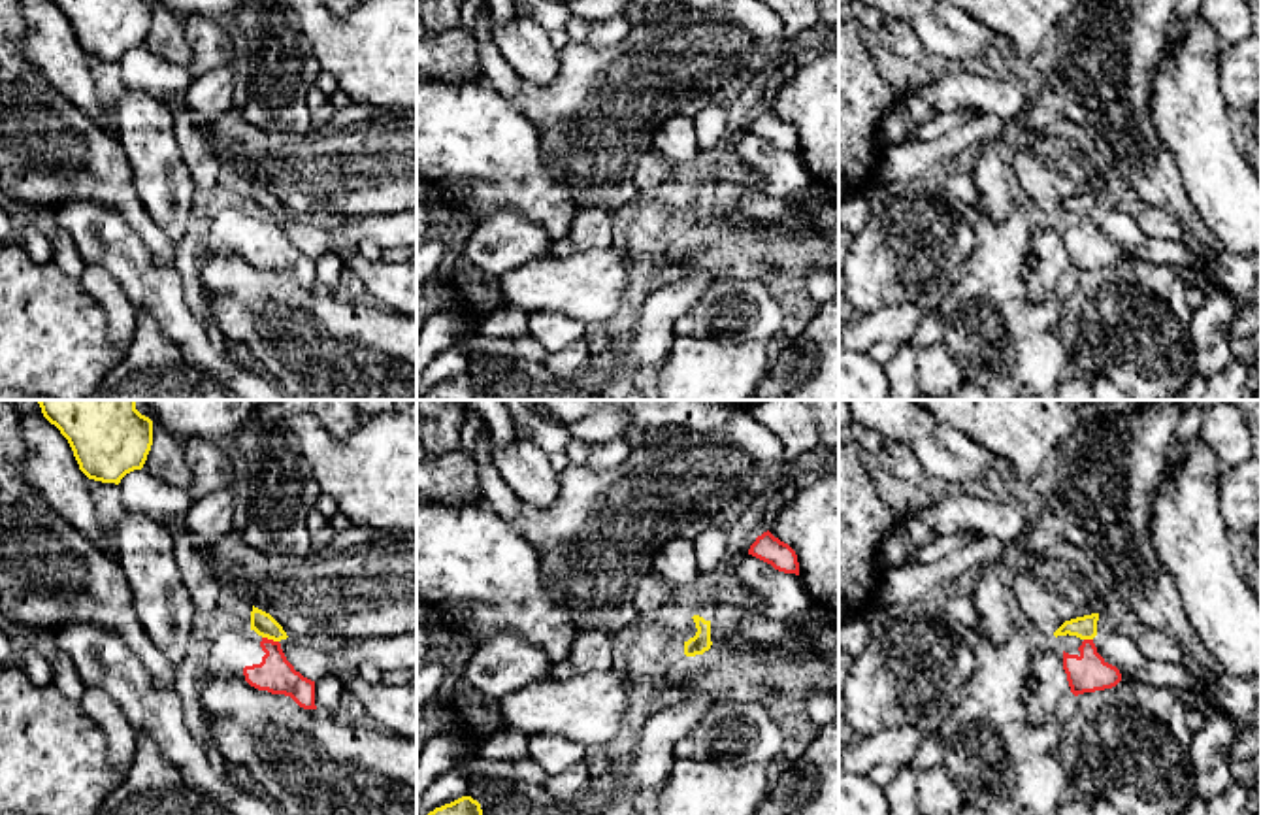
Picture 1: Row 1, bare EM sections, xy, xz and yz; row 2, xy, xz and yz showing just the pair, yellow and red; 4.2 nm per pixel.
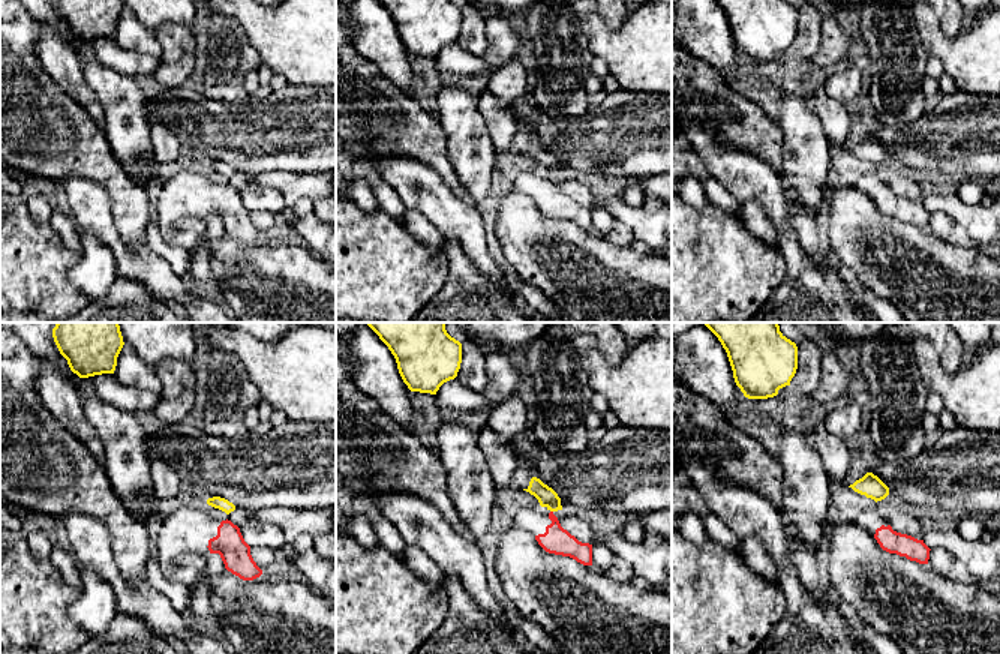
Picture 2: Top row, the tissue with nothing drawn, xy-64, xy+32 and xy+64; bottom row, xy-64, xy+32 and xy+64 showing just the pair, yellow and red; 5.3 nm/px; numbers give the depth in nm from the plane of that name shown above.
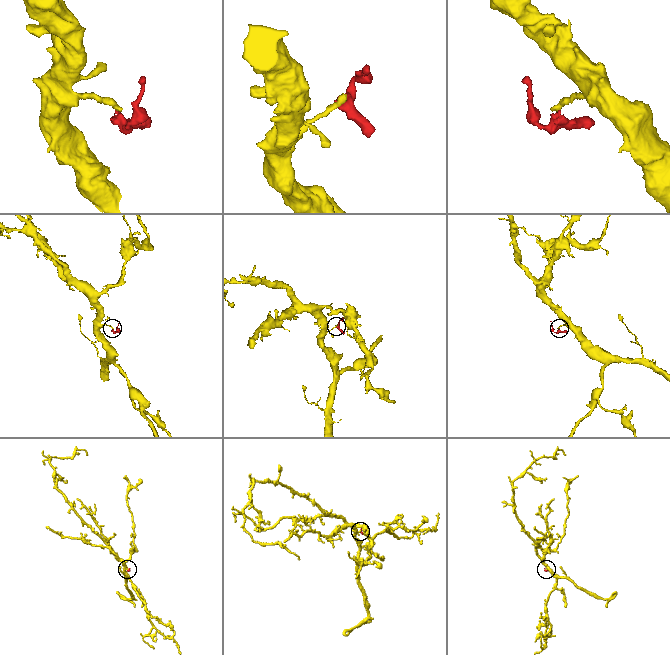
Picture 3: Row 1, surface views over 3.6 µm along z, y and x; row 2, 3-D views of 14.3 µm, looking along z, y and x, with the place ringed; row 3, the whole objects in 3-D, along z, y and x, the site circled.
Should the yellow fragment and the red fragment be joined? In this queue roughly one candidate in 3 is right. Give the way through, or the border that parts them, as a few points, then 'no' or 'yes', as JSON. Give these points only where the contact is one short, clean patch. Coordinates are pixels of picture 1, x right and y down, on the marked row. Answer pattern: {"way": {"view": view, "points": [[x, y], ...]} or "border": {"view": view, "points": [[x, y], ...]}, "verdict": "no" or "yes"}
{"border": {"view": "xy", "points": [[262, 636], [278, 642]]}, "verdict": "no"}

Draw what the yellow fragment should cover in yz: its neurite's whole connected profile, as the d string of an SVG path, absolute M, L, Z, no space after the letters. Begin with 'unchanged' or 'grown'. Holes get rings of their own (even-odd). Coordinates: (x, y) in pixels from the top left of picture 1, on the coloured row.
unchanged; M1091 613L1091 615L1084 615L1084 617L1076 617L1071 621L1065 621L1056 632L1054 636L1076 636L1080 640L1093 640L1097 636L1097 621L1099 621L1099 613Z

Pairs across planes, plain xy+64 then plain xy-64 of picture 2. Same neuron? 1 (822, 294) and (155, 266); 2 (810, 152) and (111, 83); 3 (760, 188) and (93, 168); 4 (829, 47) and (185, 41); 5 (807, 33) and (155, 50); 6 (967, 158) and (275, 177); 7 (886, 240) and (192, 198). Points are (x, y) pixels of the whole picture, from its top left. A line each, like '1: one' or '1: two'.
1: two
2: one
3: two
4: one
5: one
6: two
7: two

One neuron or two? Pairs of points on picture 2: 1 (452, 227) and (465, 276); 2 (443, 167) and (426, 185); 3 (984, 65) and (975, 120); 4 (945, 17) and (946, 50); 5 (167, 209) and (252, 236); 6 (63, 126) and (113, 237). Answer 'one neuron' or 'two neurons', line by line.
1: two neurons
2: two neurons
3: two neurons
4: two neurons
5: one neuron
6: two neurons

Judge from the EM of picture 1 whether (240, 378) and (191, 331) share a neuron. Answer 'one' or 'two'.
one

